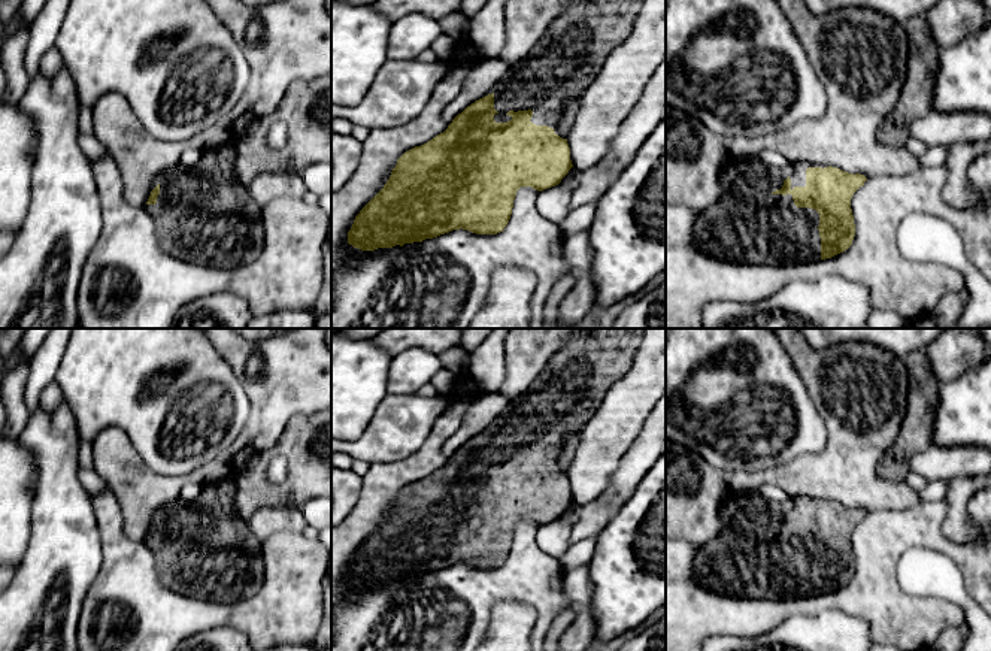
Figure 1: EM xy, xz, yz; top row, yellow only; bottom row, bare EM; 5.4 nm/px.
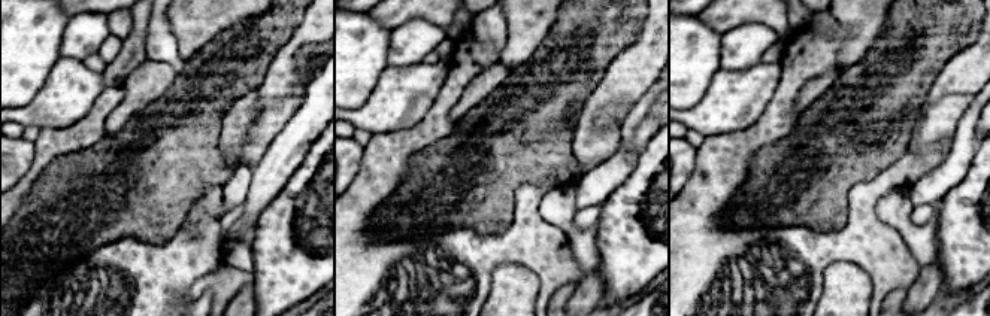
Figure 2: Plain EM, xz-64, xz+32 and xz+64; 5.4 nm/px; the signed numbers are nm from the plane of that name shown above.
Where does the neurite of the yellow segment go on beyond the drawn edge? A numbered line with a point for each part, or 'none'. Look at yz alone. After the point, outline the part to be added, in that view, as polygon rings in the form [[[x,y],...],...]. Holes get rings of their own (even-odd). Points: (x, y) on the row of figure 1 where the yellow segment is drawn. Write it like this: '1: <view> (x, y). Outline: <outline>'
1: yz (748, 224). Outline: [[[730,160],[719,173],[721,199],[698,209],[695,245],[734,264],[797,264],[821,260],[819,214],[776,194],[788,172],[763,161]]]

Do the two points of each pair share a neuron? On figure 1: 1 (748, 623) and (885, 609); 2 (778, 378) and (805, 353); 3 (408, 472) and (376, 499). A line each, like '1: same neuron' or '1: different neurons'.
1: same neuron
2: different neurons
3: same neuron

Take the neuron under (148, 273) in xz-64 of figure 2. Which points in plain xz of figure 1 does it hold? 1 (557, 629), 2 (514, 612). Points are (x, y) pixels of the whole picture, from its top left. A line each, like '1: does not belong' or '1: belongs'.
1: does not belong
2: does not belong

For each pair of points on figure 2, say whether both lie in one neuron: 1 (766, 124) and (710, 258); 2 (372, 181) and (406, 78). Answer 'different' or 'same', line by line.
1: same
2: different

